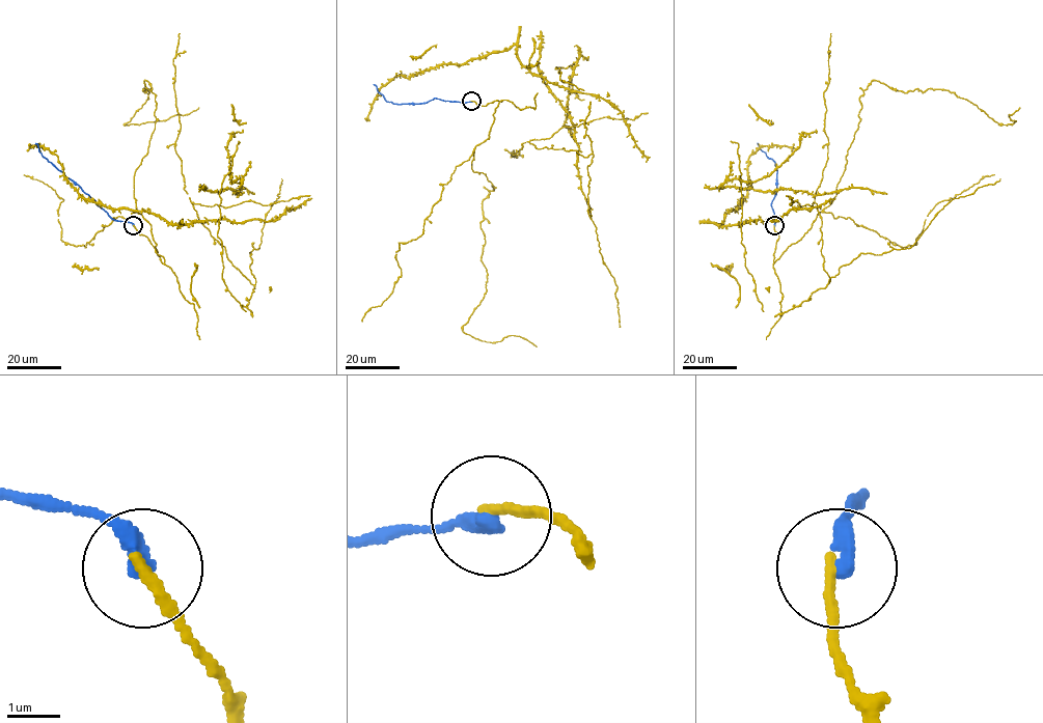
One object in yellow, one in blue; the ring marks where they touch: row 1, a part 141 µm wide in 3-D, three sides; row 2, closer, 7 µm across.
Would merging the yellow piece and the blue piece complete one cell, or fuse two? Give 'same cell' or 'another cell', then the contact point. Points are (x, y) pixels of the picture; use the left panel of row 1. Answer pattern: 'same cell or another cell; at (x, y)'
same cell; at (133, 225)

